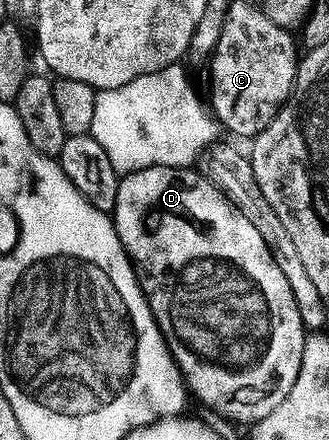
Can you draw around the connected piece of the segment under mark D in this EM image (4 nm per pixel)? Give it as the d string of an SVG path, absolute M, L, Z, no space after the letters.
M152 166L124 175L119 181L119 192L111 217L119 240L133 263L133 271L137 274L157 326L165 335L165 343L169 345L169 350L185 378L188 393L192 397L194 394L203 405L218 410L223 417L230 418L233 422L254 424L271 416L271 412L275 412L275 408L279 408L279 404L287 400L287 392L291 392L291 384L295 384L295 376L299 376L299 364L303 360L303 344L307 331L299 316L295 296L291 296L291 284L287 284L283 272L279 272L279 264L275 264L267 244L263 244L263 236L259 236L258 230L255 229L255 224L251 224L247 216L240 214L204 174L193 168L172 166Z

